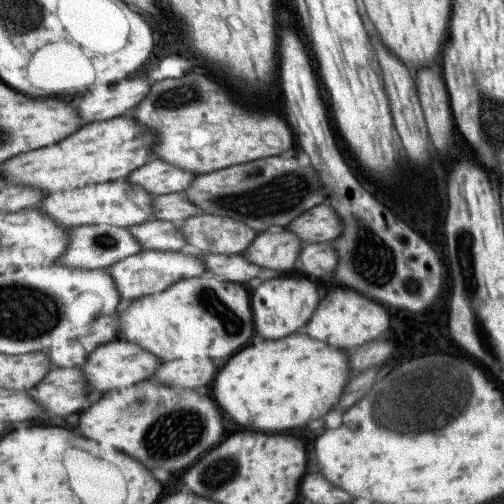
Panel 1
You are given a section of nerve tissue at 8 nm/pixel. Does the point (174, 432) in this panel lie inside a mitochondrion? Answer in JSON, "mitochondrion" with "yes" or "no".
{"mitochondrion":"yes"}

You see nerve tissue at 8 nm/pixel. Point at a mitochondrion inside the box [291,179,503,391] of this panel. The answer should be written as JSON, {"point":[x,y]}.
{"point":[368,263]}

